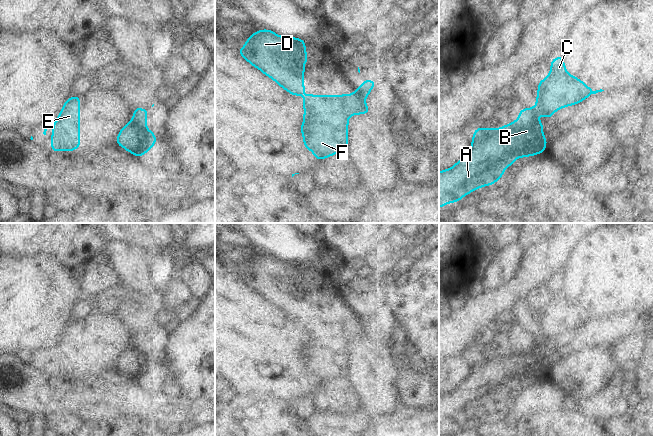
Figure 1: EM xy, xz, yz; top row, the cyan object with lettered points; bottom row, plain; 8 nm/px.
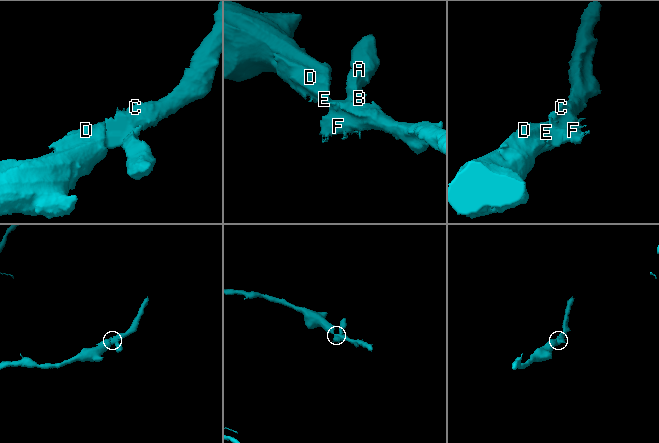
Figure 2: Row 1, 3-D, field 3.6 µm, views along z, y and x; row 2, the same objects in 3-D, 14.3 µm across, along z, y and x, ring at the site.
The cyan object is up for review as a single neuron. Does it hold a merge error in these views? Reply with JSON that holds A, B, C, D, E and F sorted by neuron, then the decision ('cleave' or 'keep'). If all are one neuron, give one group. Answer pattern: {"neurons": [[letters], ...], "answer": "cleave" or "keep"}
{"neurons": [["A", "B"], ["C", "D", "E", "F"]], "answer": "cleave"}

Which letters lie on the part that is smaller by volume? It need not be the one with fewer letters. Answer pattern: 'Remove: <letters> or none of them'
Remove: A, B

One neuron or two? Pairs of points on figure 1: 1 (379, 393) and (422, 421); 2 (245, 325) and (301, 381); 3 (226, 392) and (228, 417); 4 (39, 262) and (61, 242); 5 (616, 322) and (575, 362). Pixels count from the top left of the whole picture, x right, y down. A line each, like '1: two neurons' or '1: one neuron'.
1: two neurons
2: one neuron
3: two neurons
4: two neurons
5: two neurons

